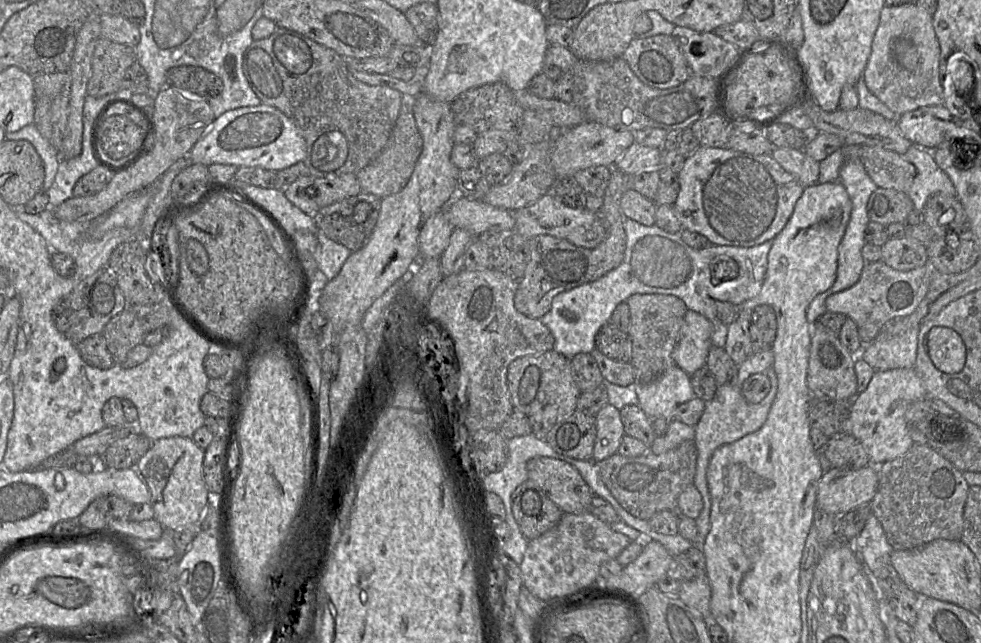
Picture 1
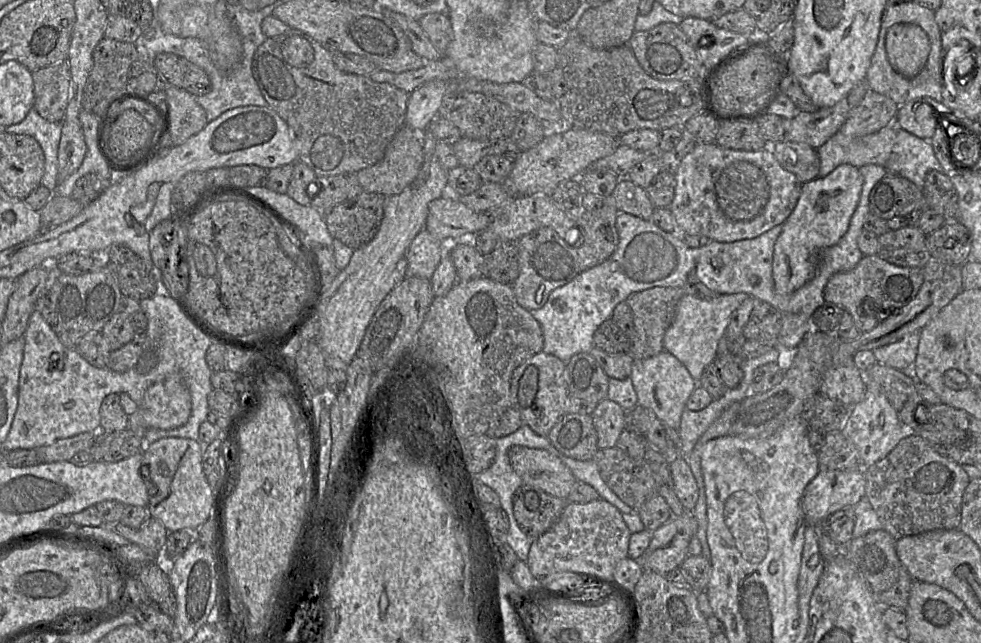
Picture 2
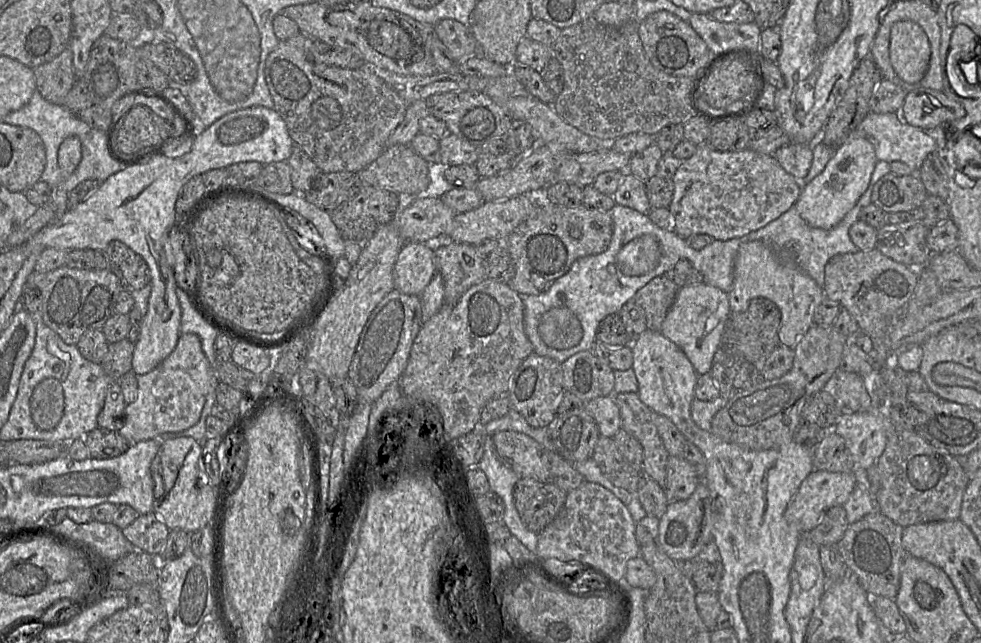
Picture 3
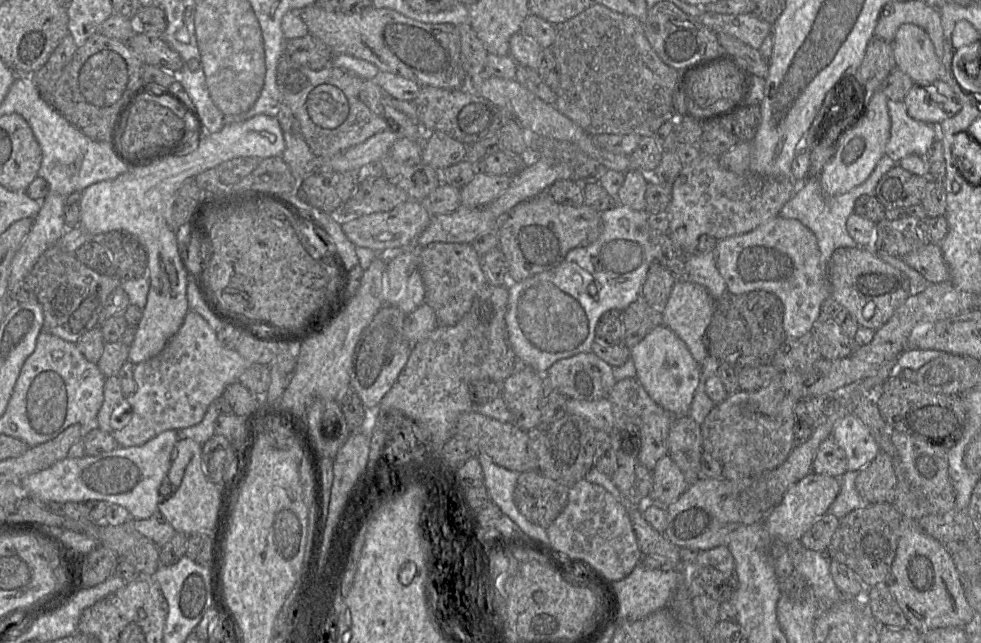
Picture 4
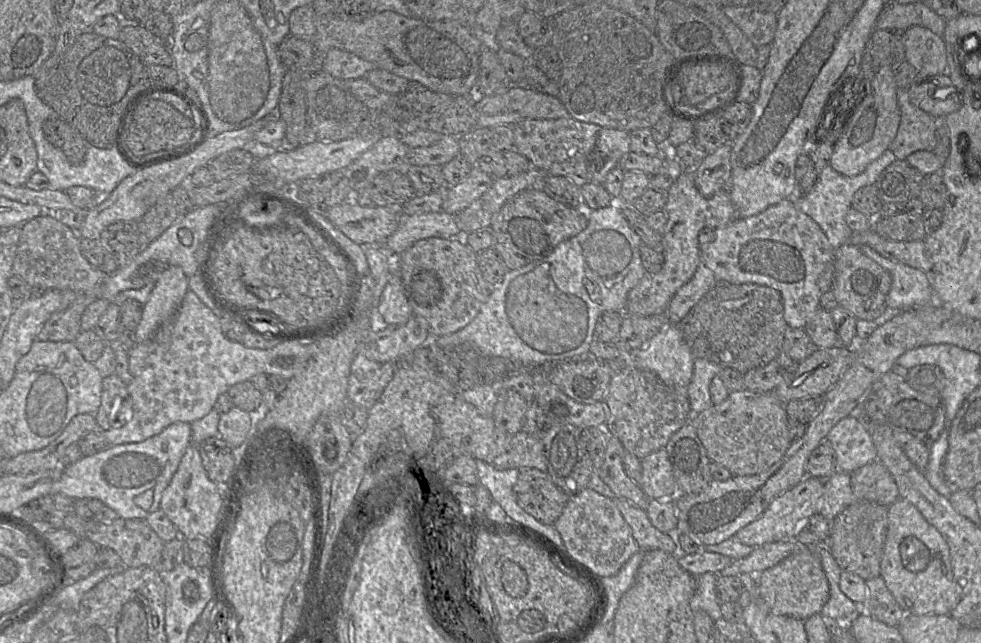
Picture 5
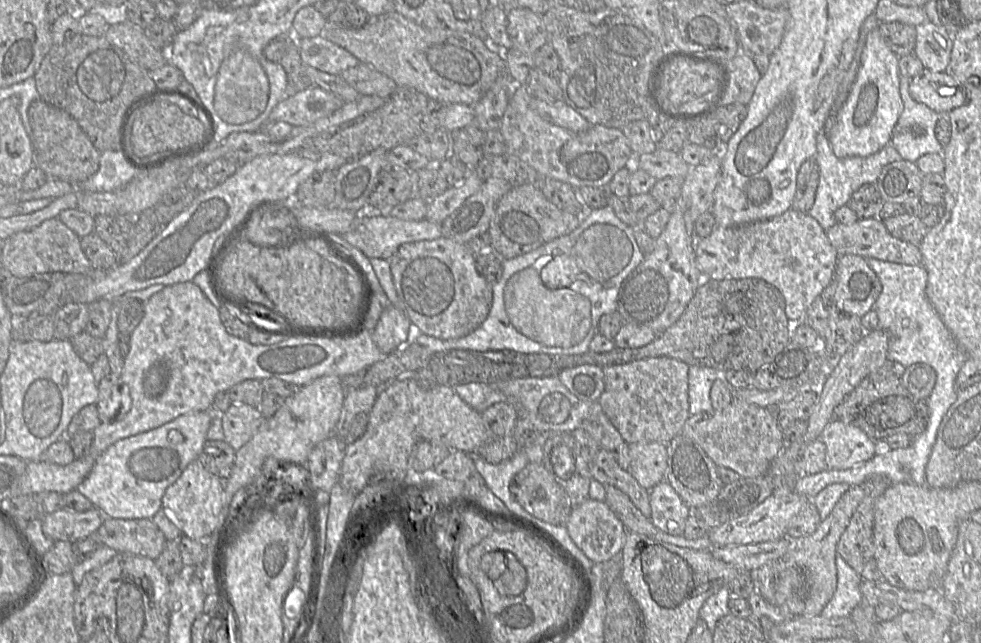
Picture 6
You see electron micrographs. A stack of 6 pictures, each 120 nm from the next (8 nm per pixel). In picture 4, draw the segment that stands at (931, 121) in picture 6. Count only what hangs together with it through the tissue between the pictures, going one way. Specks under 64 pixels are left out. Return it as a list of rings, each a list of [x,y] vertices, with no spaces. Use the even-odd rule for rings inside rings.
[[[888,100],[887,106],[891,130],[885,155],[895,163],[912,154],[924,157],[938,137],[937,127],[911,118],[903,101]]]

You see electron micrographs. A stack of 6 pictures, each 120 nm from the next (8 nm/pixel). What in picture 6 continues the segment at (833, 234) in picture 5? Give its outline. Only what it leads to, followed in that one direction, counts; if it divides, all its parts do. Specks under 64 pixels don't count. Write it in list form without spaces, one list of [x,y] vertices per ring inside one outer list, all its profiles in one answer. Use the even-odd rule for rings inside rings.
[[[822,130],[817,136],[817,152],[814,157],[819,168],[819,182],[813,206],[807,213],[815,218],[825,231],[828,230],[837,222],[834,216],[835,211],[846,204],[848,205],[852,194],[860,186],[875,183],[884,166],[901,159],[901,155],[891,143],[867,157],[838,158],[833,153],[826,132]]]

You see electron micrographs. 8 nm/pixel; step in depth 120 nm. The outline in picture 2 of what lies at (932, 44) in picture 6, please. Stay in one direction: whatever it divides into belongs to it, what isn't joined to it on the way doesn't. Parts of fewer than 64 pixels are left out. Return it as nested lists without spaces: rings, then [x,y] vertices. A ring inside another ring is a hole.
[[[912,23],[893,25],[887,32],[885,46],[891,66],[907,79],[924,69],[930,53],[927,33]]]

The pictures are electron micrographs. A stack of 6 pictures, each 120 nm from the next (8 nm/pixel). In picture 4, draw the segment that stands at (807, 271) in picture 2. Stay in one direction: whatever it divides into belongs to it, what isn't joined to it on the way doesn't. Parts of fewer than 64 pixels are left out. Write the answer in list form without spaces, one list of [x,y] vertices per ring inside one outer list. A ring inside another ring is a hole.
[[[880,88],[875,91],[858,122],[841,138],[834,157],[819,175],[822,190],[827,195],[843,194],[864,183],[884,156],[891,130],[888,100]]]

